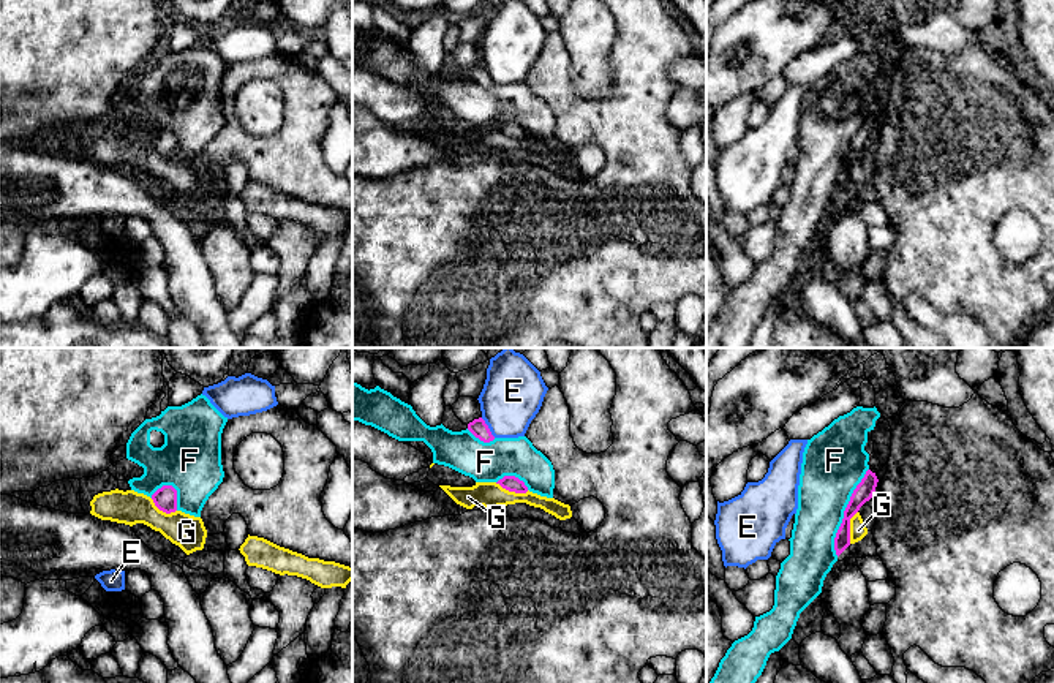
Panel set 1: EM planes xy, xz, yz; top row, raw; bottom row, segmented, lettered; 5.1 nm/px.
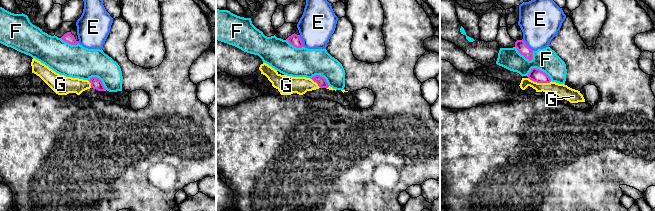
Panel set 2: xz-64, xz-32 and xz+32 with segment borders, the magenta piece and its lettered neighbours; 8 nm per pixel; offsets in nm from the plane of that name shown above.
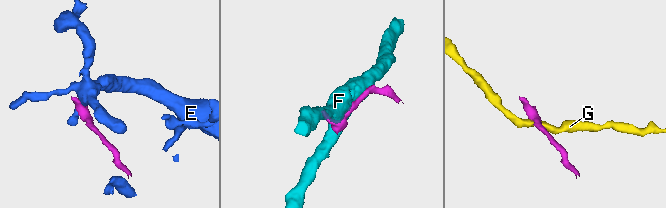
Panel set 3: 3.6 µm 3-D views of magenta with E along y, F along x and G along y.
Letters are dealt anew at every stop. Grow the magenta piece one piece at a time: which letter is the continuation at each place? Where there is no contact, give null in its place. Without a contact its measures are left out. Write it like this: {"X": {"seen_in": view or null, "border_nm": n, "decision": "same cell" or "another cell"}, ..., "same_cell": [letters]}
{"E": {"seen_in": "xz", "border_nm": 130, "decision": "another cell"}, "F": {"seen_in": "yz", "border_nm": 480, "decision": "another cell"}, "G": {"seen_in": "xz", "border_nm": 180, "decision": "another cell"}, "same_cell": []}

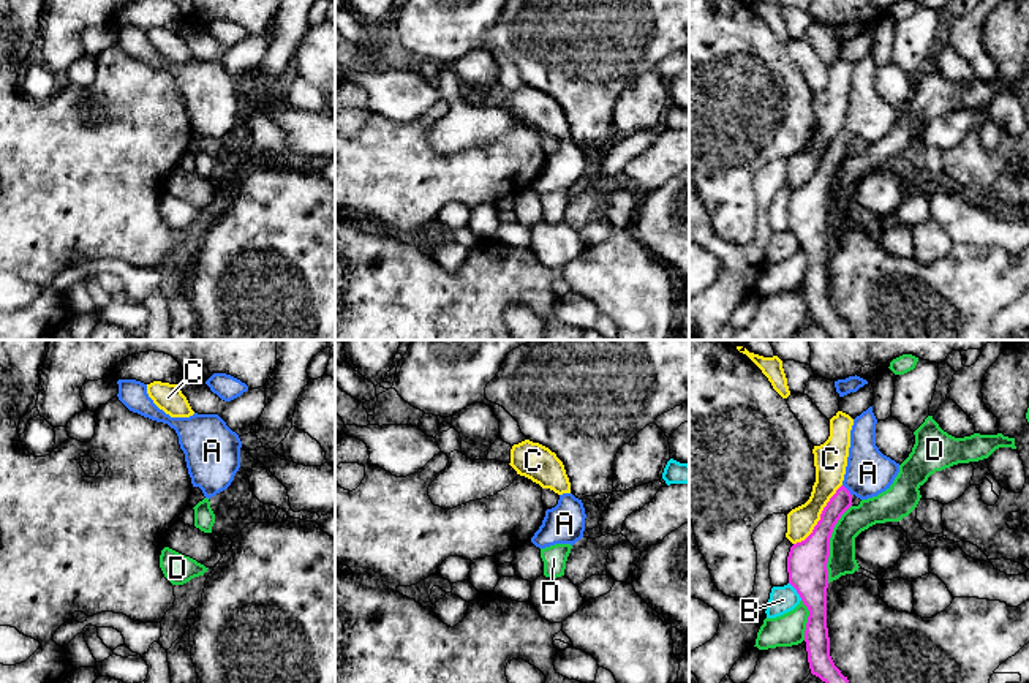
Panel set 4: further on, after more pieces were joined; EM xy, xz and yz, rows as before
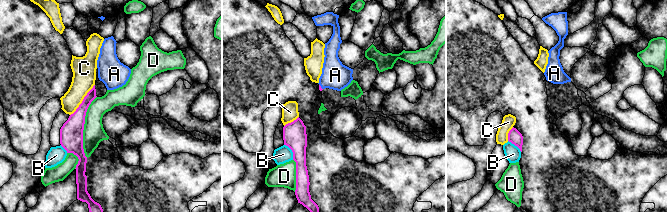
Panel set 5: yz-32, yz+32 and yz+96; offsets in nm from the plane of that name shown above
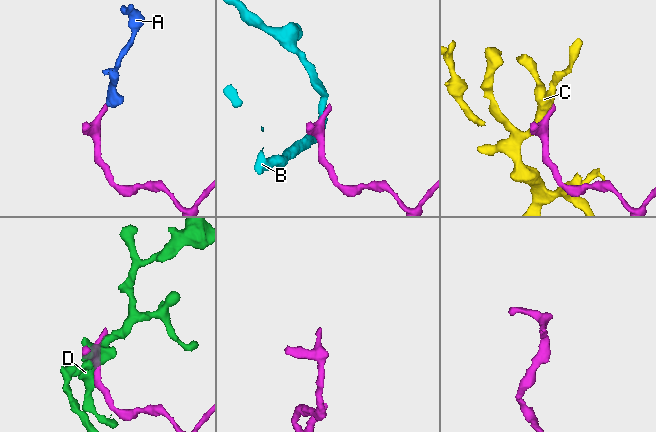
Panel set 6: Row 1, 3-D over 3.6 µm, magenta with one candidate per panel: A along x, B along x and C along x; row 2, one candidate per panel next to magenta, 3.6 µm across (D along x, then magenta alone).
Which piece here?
{"A": {"seen_in": "yz", "border_nm": 80, "decision": "same cell"}, "B": {"seen_in": "yz", "border_nm": 120, "decision": "another cell"}, "C": {"seen_in": "yz", "border_nm": 400, "decision": "another cell"}, "D": {"seen_in": "yz", "border_nm": 420, "decision": "another cell"}, "same_cell": ["A"]}

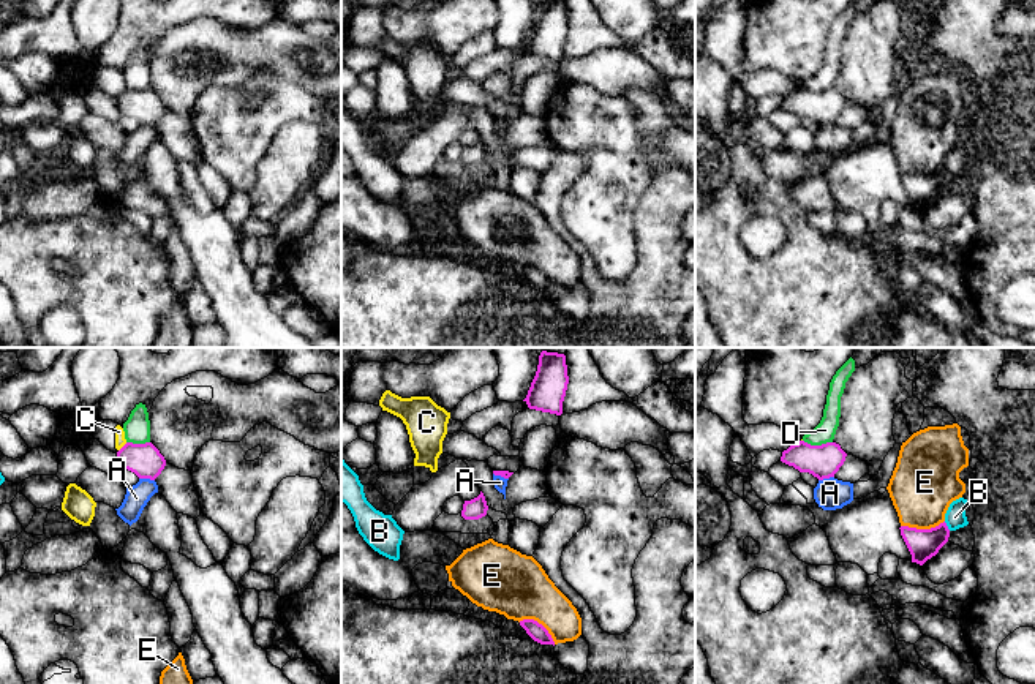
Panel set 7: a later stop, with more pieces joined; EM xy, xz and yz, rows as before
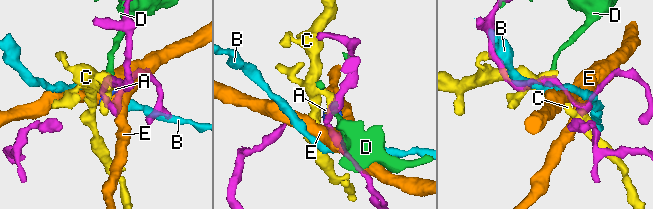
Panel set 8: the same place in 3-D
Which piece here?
{"A": {"seen_in": "xy", "border_nm": 80, "decision": "another cell"}, "B": {"seen_in": "yz", "border_nm": 60, "decision": "another cell"}, "C": {"seen_in": "xy", "border_nm": 60, "decision": "another cell"}, "D": {"seen_in": "yz", "border_nm": 150, "decision": "another cell"}, "E": {"seen_in": "yz", "border_nm": 220, "decision": "another cell"}, "same_cell": []}

